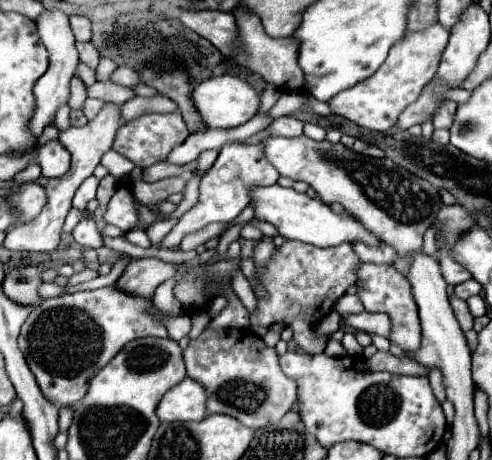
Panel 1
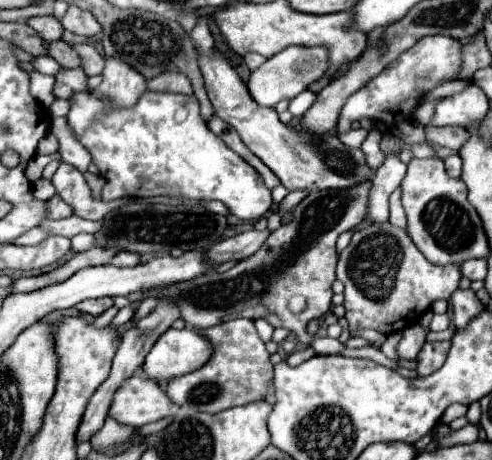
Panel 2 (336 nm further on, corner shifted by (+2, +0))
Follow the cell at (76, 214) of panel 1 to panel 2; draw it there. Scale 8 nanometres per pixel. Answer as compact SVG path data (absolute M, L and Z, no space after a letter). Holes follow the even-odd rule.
M35 227L35 229L27 231L25 235L19 235L13 243L17 243L17 245L37 245L37 243L41 243L45 237L49 237L49 233L47 233L47 231L41 231L39 227Z

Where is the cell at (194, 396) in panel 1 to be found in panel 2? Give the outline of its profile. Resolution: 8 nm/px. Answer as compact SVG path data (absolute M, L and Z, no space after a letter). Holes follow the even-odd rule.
M139 375L125 379L125 383L115 391L109 407L109 417L135 429L177 413L179 407L165 395L159 383Z

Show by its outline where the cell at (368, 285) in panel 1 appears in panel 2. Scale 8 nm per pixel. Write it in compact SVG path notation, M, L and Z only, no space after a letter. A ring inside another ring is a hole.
M385 221L353 233L351 243L339 255L337 279L345 285L345 319L349 331L375 329L389 335L403 323L417 321L431 309L433 301L449 299L459 287L461 265L429 263L405 229Z

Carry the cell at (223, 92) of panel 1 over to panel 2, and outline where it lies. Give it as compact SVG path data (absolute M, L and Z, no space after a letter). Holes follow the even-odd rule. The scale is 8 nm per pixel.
M287 47L279 51L271 59L267 59L259 69L255 69L247 81L251 97L263 107L275 107L279 101L291 101L301 91L305 91L311 83L319 81L329 69L329 49L327 47Z

